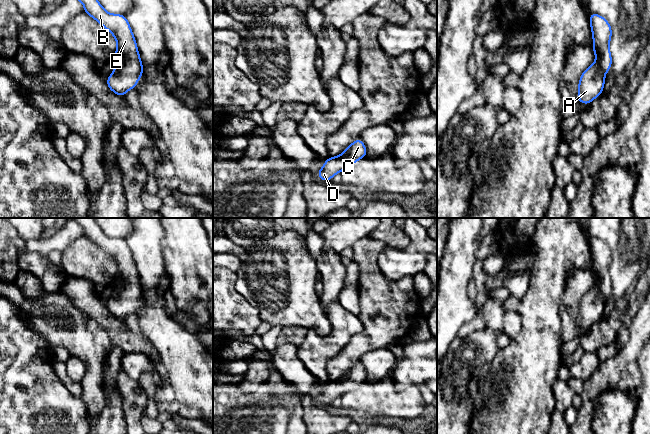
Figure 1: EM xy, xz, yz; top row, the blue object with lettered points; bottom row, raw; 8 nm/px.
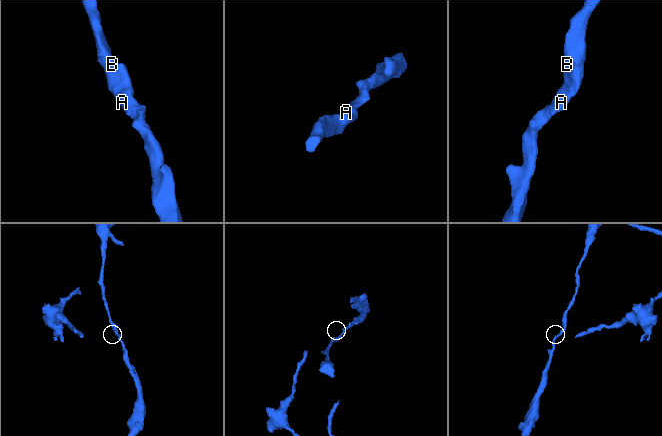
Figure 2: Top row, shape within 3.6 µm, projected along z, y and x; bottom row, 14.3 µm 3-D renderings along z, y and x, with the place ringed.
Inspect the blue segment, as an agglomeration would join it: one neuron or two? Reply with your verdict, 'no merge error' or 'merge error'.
no merge error

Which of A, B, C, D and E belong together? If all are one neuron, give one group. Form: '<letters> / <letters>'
A B C D E

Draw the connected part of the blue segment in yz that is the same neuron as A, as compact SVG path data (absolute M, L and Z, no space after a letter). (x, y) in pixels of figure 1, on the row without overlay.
M591 237L589 245L593 261L595 286L583 295L578 308L577 324L589 329L602 318L605 308L605 298L611 293L612 281L609 267L612 253L609 246L601 239Z

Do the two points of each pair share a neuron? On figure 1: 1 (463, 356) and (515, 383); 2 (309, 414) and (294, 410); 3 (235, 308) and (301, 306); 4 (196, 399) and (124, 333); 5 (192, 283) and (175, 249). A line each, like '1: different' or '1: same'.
1: different
2: different
3: different
4: different
5: same

